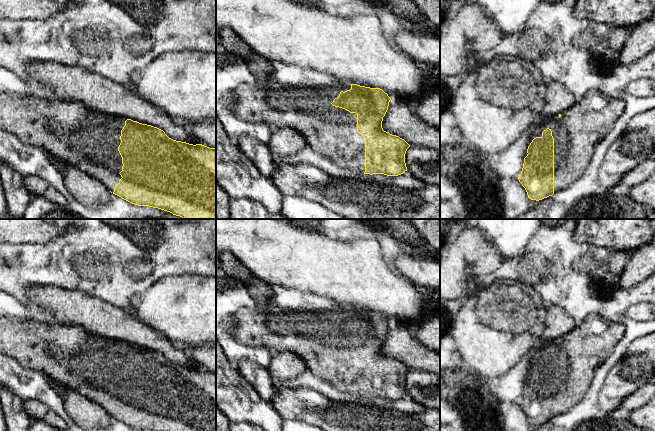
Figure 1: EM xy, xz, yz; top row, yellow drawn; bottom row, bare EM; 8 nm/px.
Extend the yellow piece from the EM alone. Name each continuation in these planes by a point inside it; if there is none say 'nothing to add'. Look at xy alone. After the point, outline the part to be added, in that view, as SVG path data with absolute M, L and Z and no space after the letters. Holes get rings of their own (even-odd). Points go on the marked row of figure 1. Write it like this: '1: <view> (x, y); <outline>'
1: xy (87, 139); M0 91L0 129L6 130L7 132L16 135L17 138L24 144L40 147L47 153L54 155L58 160L83 170L87 174L102 182L112 193L114 192L115 185L118 184L119 180L122 178L119 173L122 171L123 164L122 157L118 151L118 147L121 143L121 130L125 126L126 120L127 118L121 116L115 116L107 113L90 110L81 102L63 100L61 98L53 97L52 95L21 95Z

